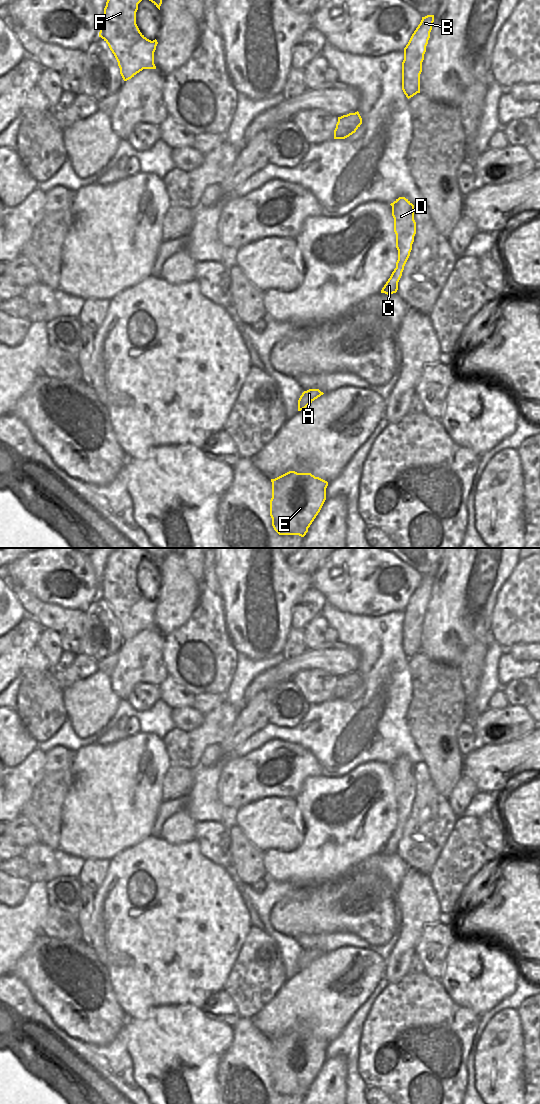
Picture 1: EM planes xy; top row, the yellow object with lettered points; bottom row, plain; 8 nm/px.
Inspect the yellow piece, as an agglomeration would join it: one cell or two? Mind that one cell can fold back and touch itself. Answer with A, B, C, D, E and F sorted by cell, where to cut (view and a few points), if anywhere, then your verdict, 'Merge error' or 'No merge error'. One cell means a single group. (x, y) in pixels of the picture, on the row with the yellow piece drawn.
Groups: A B C D E F. No split. No merge error.

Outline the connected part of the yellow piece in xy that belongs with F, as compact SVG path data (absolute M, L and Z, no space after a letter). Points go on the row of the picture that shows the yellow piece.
M107 0L102 18L99 37L109 46L114 54L120 74L124 81L134 77L143 69L156 69L154 64L154 52L158 44L157 40L147 39L136 24L136 12L138 4L142 0Z

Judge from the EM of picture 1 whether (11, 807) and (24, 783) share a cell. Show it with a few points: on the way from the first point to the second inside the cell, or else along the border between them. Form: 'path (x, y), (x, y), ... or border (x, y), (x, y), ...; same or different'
path (11, 801), (11, 796), (18, 789); same

